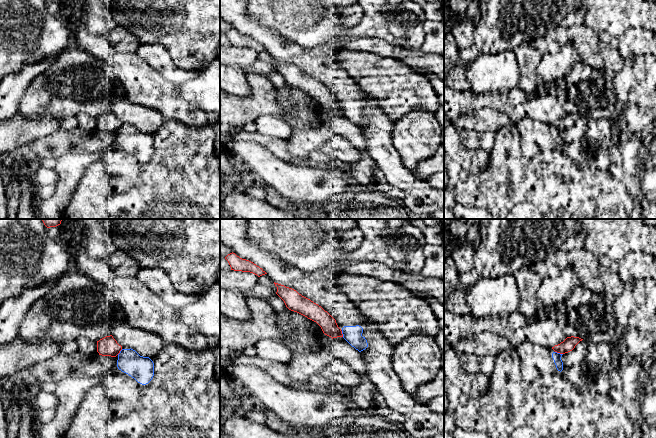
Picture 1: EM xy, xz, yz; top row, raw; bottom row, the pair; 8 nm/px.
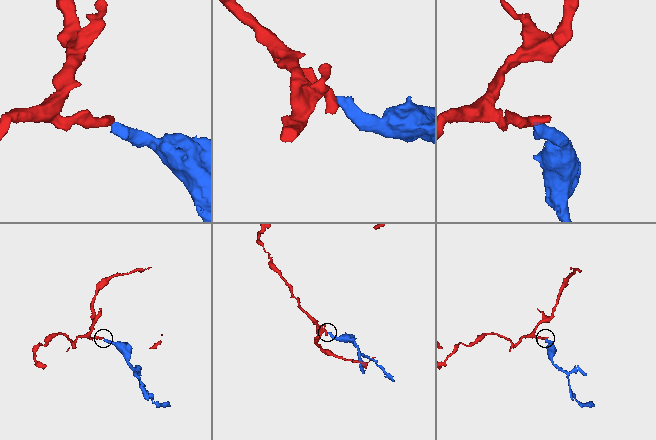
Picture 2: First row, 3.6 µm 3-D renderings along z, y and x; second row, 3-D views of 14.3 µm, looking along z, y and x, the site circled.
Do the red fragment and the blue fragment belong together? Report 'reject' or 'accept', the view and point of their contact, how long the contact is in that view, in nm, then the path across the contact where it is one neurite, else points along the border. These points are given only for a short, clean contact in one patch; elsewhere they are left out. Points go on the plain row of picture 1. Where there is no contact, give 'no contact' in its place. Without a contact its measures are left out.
reject | yz (559, 128) | 70 nm

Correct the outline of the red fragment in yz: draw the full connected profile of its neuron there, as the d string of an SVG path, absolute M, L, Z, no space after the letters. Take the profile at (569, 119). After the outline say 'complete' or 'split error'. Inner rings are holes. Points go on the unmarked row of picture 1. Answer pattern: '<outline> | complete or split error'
M574 112L567 113L560 120L552 123L552 125L557 129L565 130L565 129L572 127L575 124L575 122L582 116L583 115L581 115L579 113L574 113Z | complete

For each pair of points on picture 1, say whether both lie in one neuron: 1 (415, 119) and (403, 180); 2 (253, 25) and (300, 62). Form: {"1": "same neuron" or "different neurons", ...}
{"1": "different neurons", "2": "same neuron"}

